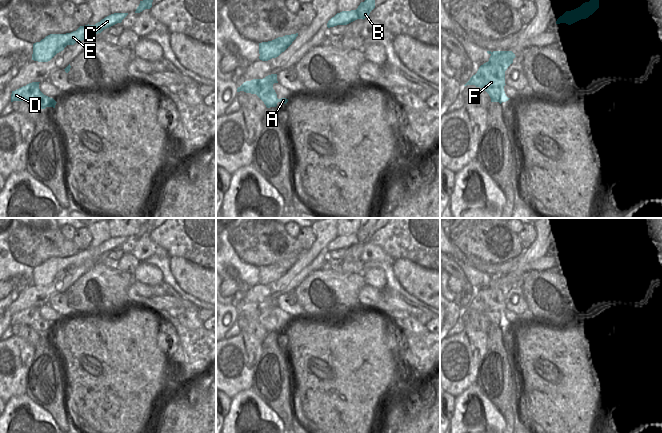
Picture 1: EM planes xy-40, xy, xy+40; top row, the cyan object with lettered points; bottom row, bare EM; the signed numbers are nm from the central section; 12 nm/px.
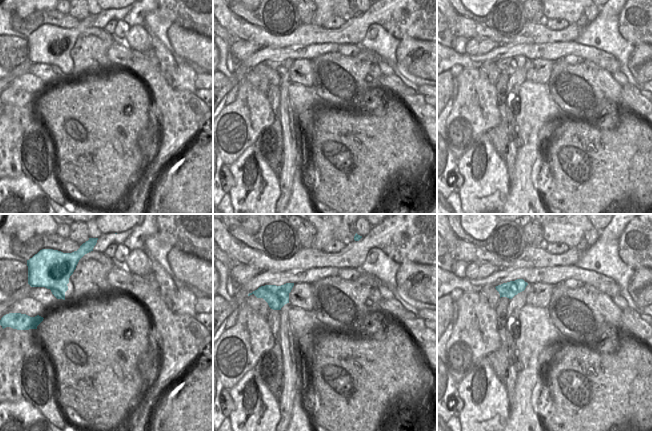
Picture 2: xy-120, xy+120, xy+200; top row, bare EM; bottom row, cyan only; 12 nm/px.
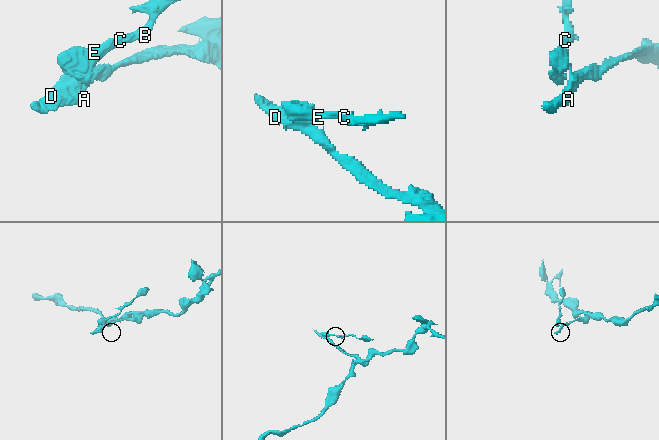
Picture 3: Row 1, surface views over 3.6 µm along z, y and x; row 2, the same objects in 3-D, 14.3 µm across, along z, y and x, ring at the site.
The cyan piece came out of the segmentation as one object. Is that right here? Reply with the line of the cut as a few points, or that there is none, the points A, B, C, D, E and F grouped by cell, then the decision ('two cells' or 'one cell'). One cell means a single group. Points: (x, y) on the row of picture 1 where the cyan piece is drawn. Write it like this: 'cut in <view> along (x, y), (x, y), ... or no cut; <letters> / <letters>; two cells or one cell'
cut in xy+40 along (492, 52), (491, 54); A D F / B C E; two cells

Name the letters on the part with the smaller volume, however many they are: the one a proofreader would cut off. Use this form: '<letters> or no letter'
B, C, E.

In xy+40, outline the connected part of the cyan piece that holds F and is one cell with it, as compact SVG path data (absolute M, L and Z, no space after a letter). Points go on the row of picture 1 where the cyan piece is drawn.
M493 51L489 61L481 65L475 75L464 85L475 85L485 90L491 102L508 101L504 91L505 71L513 63L515 54L512 51Z

